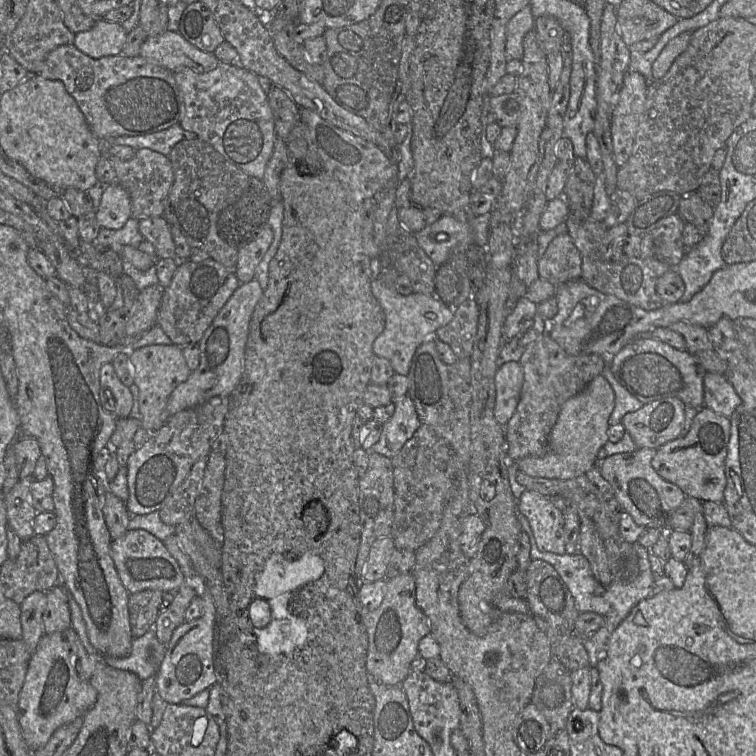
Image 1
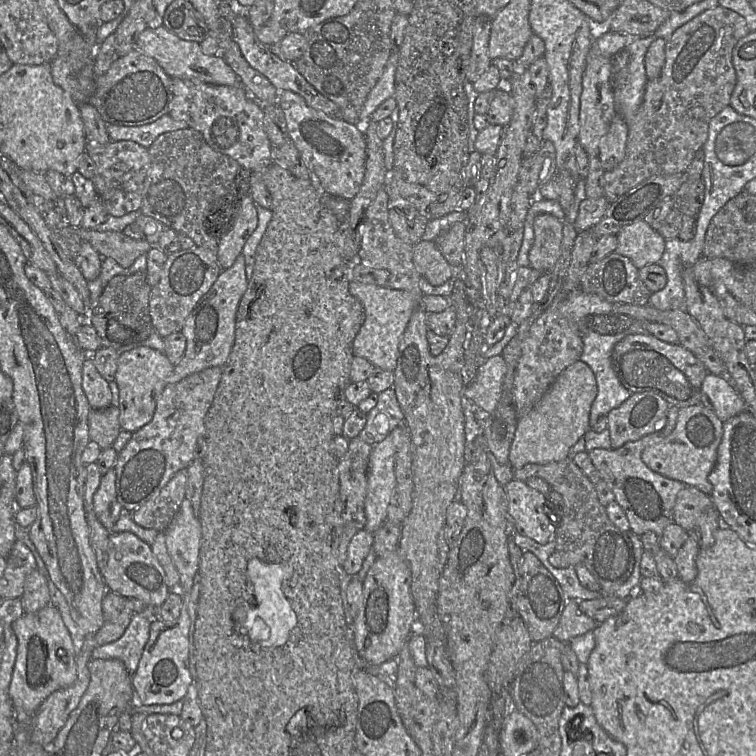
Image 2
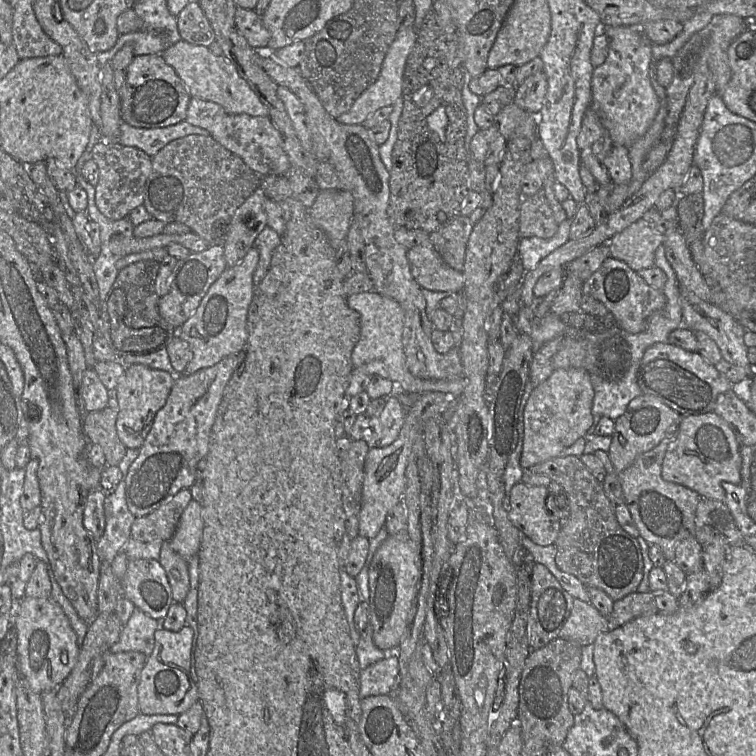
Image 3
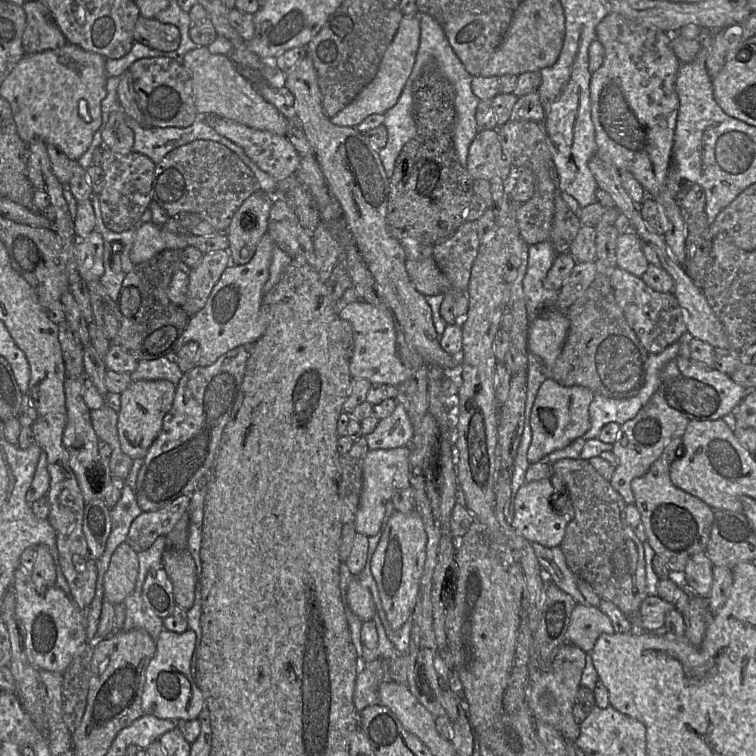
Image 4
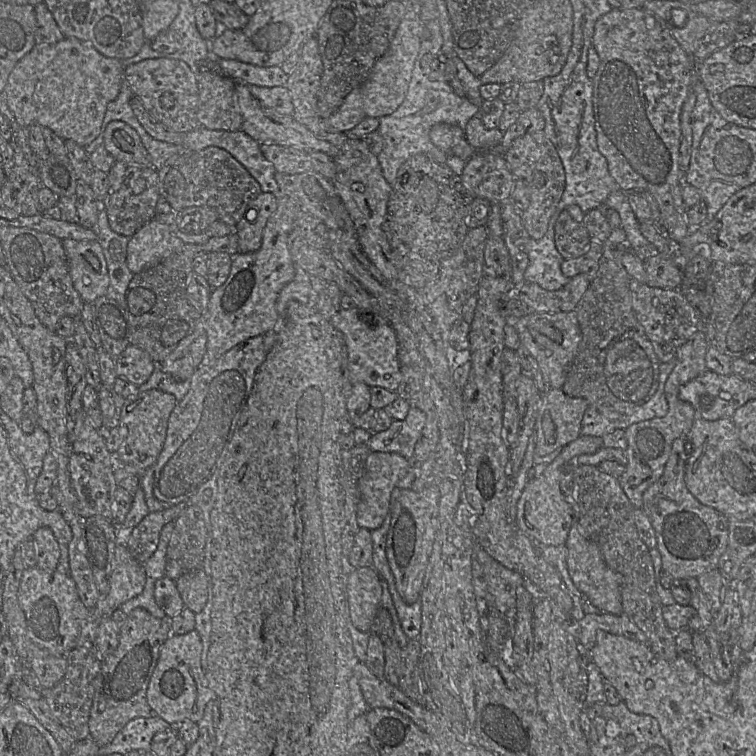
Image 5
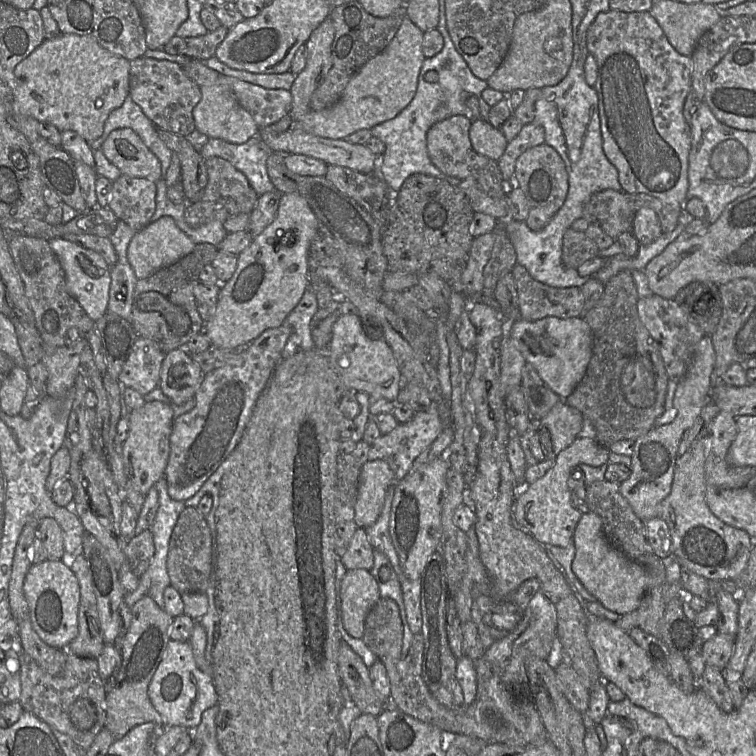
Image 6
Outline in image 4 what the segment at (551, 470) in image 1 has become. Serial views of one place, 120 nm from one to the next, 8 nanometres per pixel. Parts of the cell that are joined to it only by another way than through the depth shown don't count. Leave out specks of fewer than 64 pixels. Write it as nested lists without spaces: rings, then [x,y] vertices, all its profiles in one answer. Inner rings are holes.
[[[547,377],[540,386],[530,415],[531,445],[527,458],[530,464],[540,462],[555,450],[562,449],[582,437],[590,428],[589,406],[594,393],[583,386],[563,386]]]

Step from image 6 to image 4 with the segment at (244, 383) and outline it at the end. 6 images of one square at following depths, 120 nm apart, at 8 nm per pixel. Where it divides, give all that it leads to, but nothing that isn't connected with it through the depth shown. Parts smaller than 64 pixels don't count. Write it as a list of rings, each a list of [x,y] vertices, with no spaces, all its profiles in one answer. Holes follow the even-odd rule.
[[[253,344],[240,345],[209,366],[195,366],[183,374],[162,429],[148,449],[139,470],[135,495],[143,512],[156,511],[178,497],[192,496],[200,479],[211,472],[223,430],[229,421],[244,378]]]

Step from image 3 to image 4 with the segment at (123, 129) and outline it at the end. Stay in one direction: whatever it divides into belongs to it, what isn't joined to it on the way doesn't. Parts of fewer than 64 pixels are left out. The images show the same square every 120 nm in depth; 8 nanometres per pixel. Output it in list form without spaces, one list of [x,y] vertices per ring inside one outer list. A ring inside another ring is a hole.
[[[124,117],[124,121],[126,125],[134,132],[134,144],[133,144],[133,151],[143,154],[150,158],[154,164],[158,164],[163,157],[169,153],[170,151],[183,146],[187,143],[190,143],[195,140],[210,140],[221,143],[233,151],[253,172],[255,177],[257,178],[260,189],[274,195],[274,197],[279,197],[279,193],[277,193],[277,181],[270,176],[268,173],[261,170],[255,162],[253,162],[245,153],[243,148],[236,145],[229,139],[219,135],[212,127],[210,127],[204,119],[197,119],[191,126],[186,128],[175,128],[175,127],[152,127],[152,126],[142,126],[138,124],[135,120],[131,119],[130,117]]]

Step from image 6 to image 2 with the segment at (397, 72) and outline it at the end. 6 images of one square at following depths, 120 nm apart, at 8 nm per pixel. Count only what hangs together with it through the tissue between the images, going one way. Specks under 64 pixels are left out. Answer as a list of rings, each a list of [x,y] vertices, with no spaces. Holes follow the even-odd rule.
[[[395,50],[385,66],[384,72],[372,88],[360,112],[360,121],[369,121],[373,112],[395,94],[395,73],[399,61],[399,51]]]

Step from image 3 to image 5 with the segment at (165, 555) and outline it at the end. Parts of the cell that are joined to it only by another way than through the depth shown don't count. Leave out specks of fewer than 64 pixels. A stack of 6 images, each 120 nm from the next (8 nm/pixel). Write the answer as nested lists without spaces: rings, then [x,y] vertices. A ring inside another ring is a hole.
[[[195,569],[181,575],[175,580],[176,588],[185,608],[197,614],[207,602],[207,577],[203,569]]]

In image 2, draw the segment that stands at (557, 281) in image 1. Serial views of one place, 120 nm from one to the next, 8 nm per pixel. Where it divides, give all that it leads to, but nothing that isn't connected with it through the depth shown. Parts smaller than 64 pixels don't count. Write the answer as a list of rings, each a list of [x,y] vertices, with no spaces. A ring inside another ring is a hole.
[[[547,213],[535,217],[534,243],[529,253],[530,266],[541,273],[549,273],[562,251],[563,222]]]

